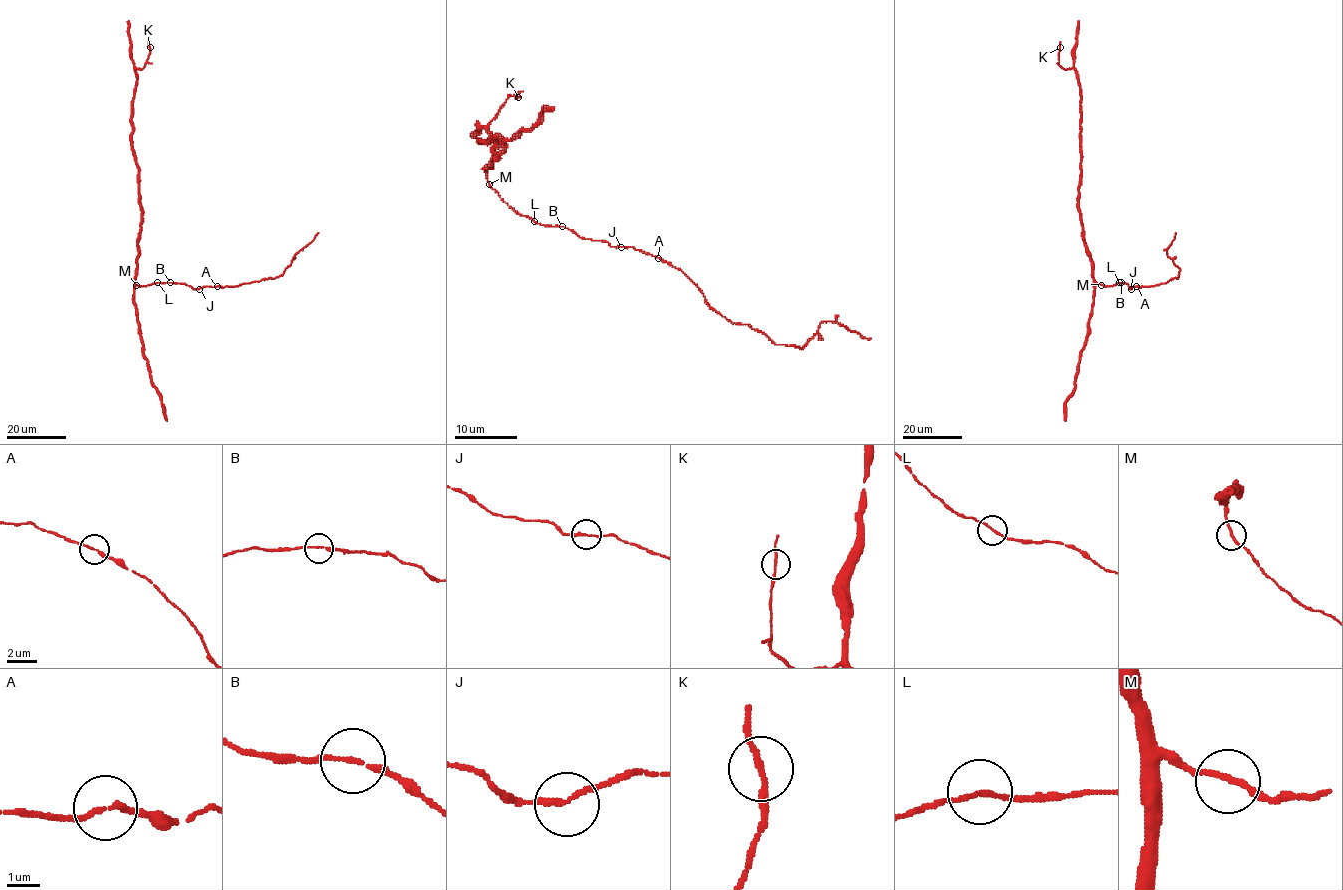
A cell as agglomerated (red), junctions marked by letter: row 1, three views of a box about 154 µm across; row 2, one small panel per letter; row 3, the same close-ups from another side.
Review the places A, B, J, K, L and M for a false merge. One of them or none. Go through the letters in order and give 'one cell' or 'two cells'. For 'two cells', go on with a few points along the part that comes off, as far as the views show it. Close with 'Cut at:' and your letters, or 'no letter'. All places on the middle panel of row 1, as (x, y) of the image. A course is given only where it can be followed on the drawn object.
A: one cell
B: one cell
J: one cell
K: one cell
L: one cell
M: one cell
Cut at: no letter

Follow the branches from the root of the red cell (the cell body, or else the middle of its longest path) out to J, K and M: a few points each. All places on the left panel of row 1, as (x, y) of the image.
J: (136, 273), (135, 284), (139, 286), (176, 282), (199, 289)
K: (136, 273), (141, 209), (138, 166), (132, 145), (132, 100), (136, 81), (135, 68), (144, 67), (150, 47)
M: (136, 273), (136, 285)

